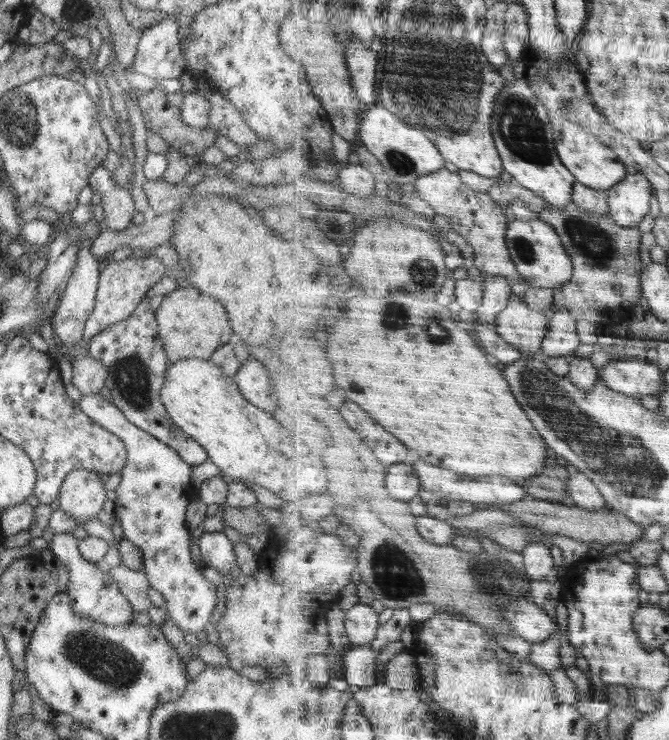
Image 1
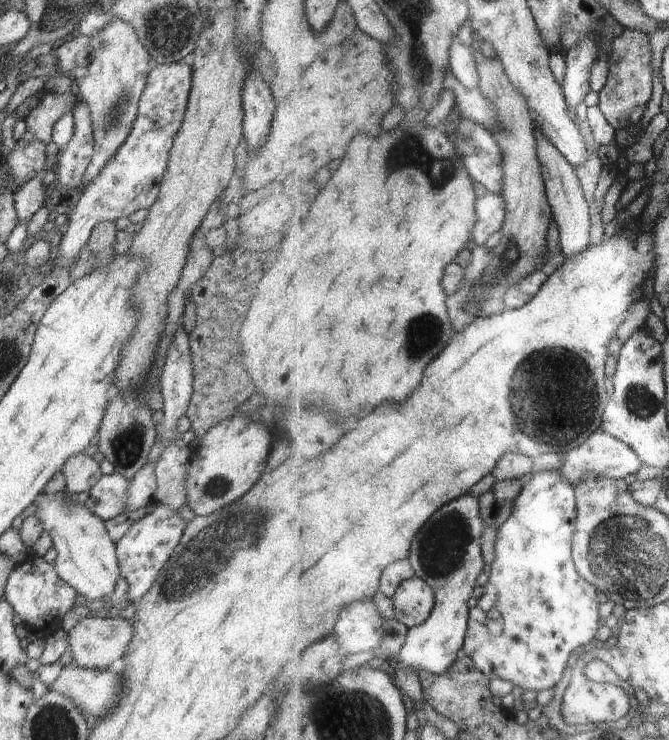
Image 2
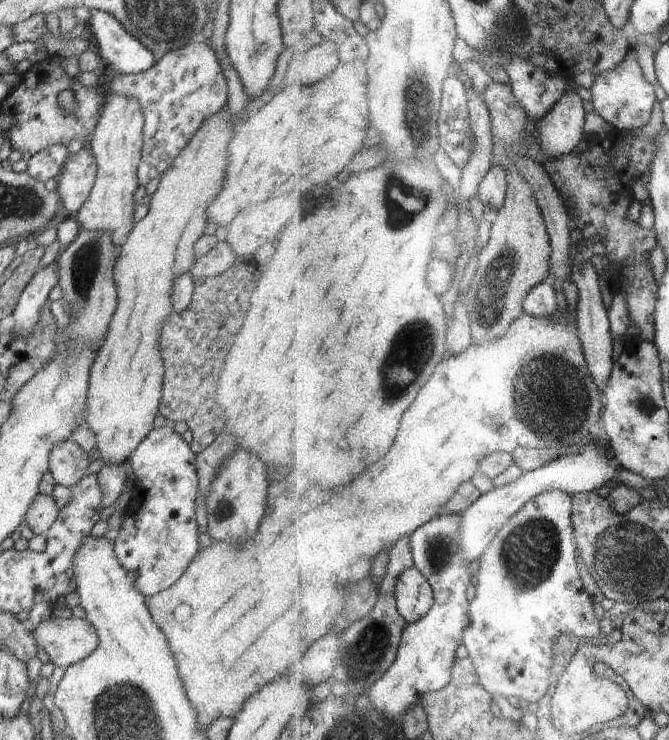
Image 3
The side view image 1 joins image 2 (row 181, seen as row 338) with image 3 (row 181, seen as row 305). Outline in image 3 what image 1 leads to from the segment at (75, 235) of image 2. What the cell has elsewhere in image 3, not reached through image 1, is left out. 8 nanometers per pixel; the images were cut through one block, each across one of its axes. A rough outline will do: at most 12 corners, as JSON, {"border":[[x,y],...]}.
{"border":[[208,39],[112,80],[144,114],[138,186],[226,107]]}

